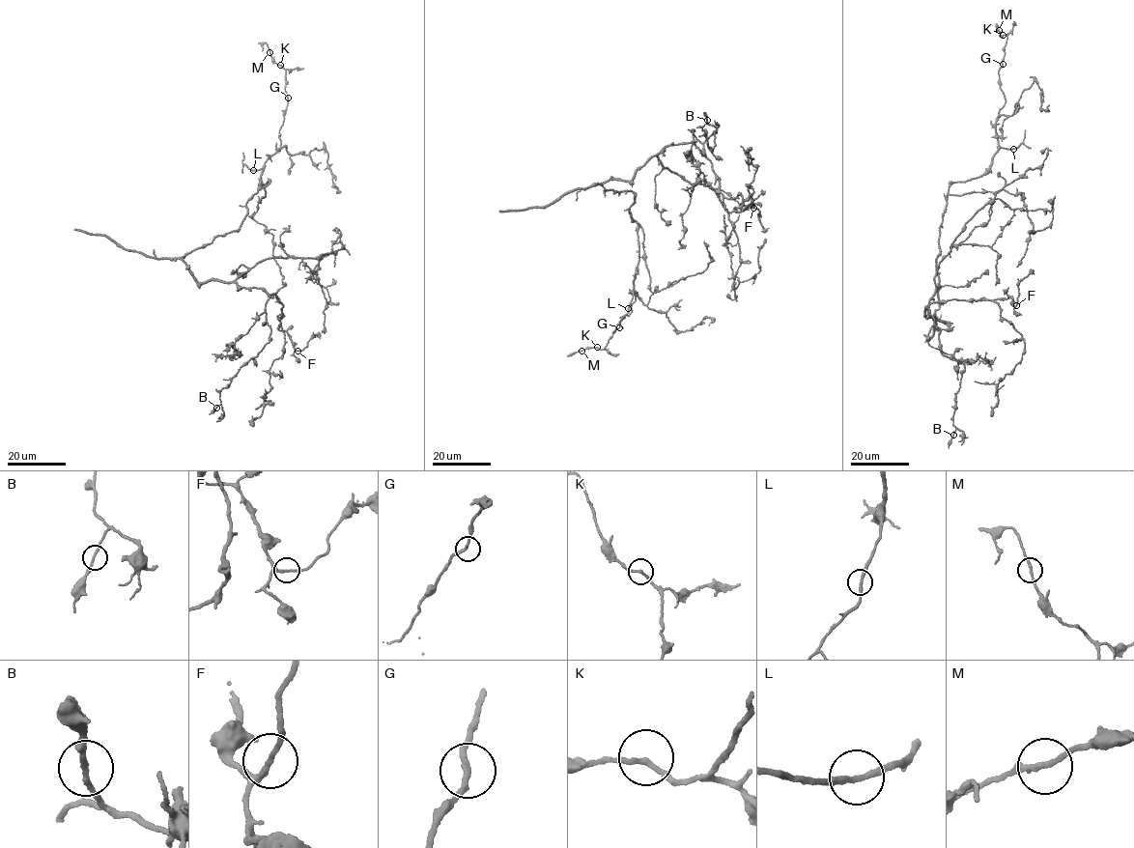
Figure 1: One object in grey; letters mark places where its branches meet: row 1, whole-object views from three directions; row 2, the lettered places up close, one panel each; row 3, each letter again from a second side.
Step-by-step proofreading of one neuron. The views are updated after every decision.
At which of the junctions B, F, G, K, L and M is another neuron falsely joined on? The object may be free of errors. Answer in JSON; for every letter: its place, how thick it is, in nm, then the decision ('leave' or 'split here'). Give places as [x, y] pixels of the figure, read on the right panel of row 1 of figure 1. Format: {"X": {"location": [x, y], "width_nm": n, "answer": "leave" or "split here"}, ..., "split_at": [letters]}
{"B": {"location": [953, 435], "width_nm": 170, "answer": "leave"}, "F": {"location": [1016, 305], "width_nm": 190, "answer": "leave"}, "G": {"location": [1003, 64], "width_nm": 200, "answer": "leave"}, "K": {"location": [1003, 35], "width_nm": 170, "answer": "leave"}, "L": {"location": [1013, 149], "width_nm": 200, "answer": "leave"}, "M": {"location": [999, 30], "width_nm": 180, "answer": "leave"}, "split_at": []}

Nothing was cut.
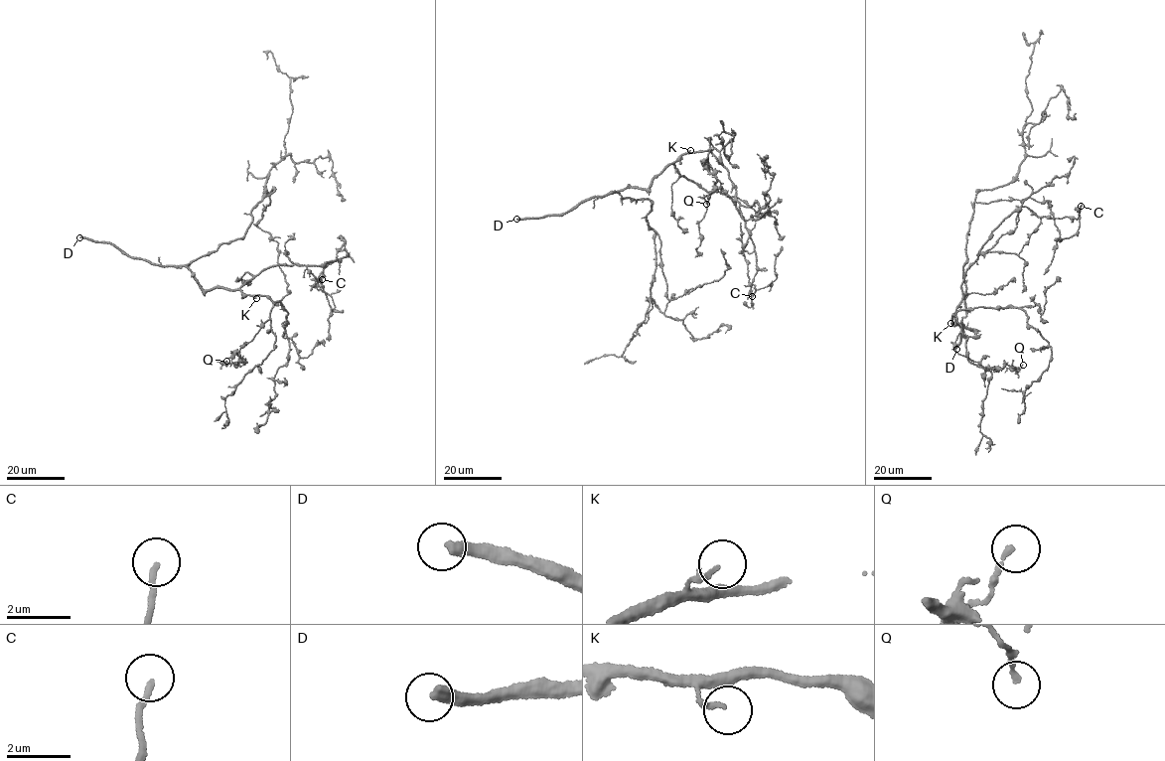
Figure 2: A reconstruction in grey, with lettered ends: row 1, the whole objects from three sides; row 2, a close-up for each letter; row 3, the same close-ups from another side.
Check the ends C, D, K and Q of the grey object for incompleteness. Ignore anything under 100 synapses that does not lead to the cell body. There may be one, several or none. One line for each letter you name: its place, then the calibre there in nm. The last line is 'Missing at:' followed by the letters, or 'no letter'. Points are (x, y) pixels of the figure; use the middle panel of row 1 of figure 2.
D: place (516, 219); calibre 360 nm
Missing at: D

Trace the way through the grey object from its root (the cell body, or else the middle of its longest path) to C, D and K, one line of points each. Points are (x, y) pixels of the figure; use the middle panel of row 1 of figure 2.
C: (626, 198), (619, 191), (647, 189), (672, 163), (681, 177), (732, 199), (749, 234), (743, 253), (752, 296)
D: (626, 198), (611, 191), (585, 199), (561, 214), (516, 219)
K: (626, 198), (621, 197), (619, 191), (632, 187), (647, 189), (652, 180), (690, 150)

